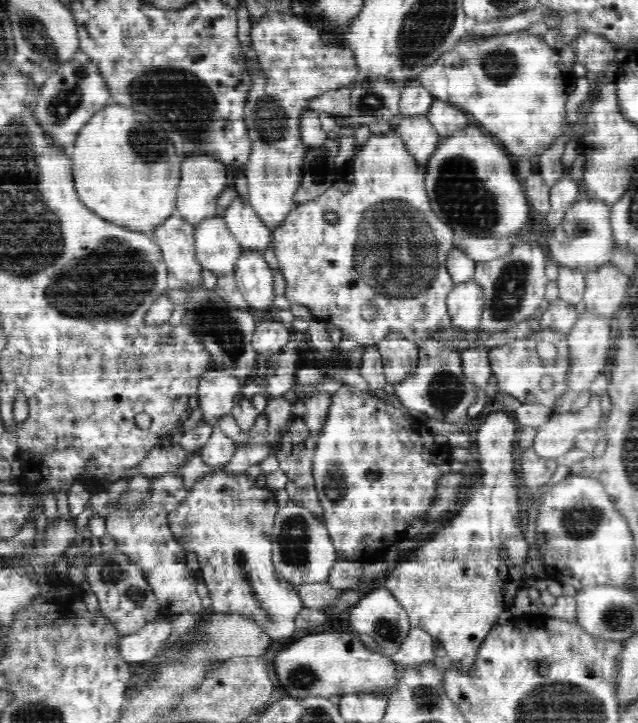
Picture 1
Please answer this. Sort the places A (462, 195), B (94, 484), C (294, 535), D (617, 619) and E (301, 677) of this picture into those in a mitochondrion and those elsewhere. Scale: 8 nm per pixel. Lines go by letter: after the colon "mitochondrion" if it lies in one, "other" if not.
A: mitochondrion
B: other
C: mitochondrion
D: mitochondrion
E: mitochondrion

